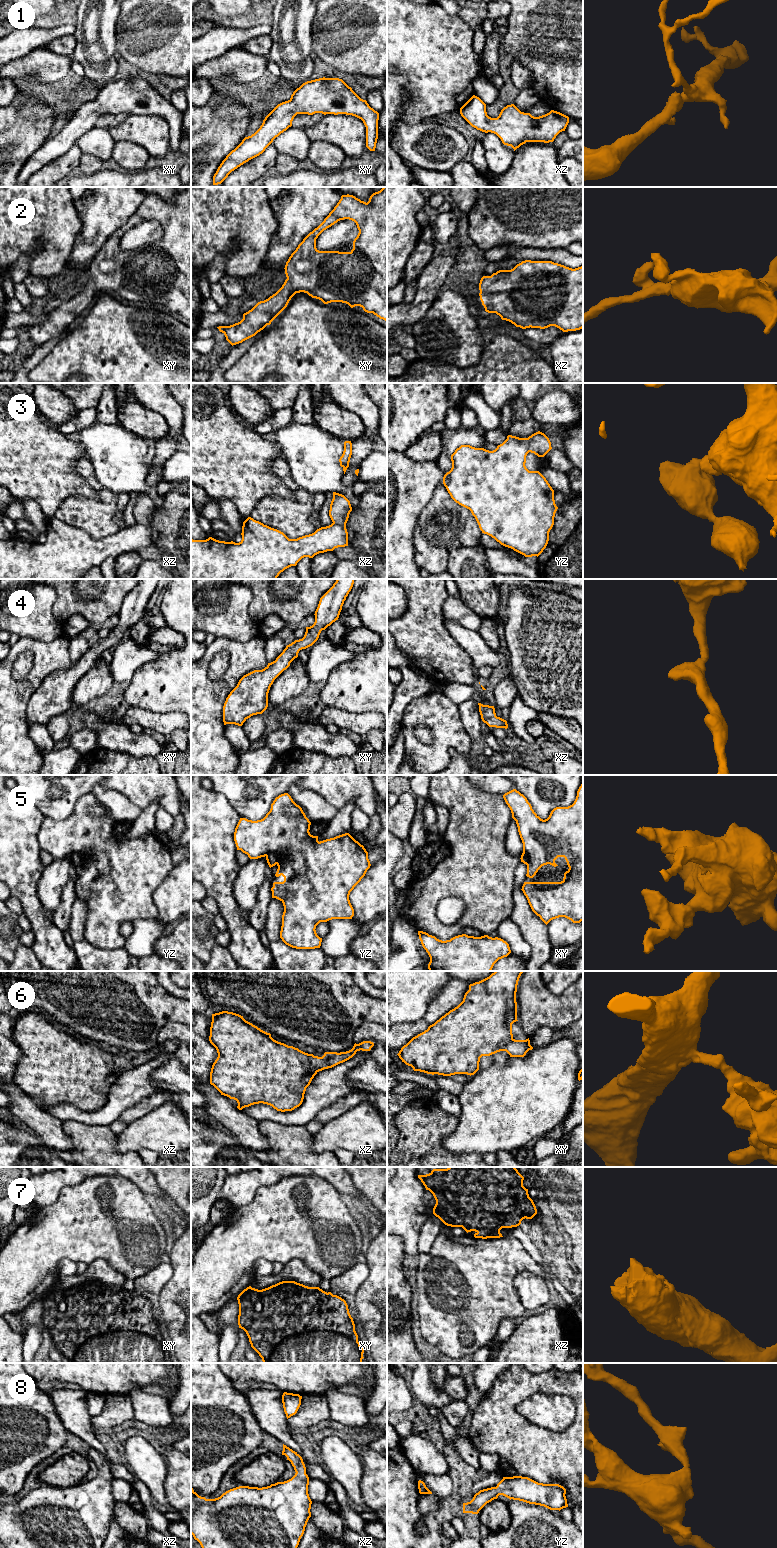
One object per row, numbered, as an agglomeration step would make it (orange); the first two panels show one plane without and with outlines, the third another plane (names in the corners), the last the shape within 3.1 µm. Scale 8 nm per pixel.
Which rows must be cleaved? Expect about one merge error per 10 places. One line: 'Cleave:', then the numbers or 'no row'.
Cleave: 3, 5

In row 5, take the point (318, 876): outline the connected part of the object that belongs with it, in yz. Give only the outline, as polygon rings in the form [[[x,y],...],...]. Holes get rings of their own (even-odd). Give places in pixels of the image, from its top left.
[[[288,793],[275,798],[270,811],[257,821],[240,818],[234,832],[237,850],[250,859],[258,859],[269,854],[279,857],[276,877],[283,876],[283,882],[274,882],[272,898],[283,903],[280,938],[296,949],[320,948],[322,938],[316,933],[320,922],[332,919],[352,919],[354,909],[349,895],[365,876],[371,864],[368,852],[349,833],[318,841],[318,836],[310,834],[311,822],[302,808]]]

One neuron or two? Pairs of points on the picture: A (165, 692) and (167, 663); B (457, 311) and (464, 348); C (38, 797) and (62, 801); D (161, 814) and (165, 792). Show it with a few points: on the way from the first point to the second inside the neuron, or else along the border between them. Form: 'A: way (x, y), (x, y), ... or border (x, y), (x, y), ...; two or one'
A: way (166, 685), (167, 670); one
B: way (457, 320), (457, 330), (463, 339); one
C: way (44, 797), (50, 802), (56, 801); one
D: border (159, 806), (173, 816); two

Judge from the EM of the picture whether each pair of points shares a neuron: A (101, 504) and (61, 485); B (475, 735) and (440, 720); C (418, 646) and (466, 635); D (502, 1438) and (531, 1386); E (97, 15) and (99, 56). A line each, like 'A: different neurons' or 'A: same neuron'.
A: different neurons
B: different neurons
C: different neurons
D: same neuron
E: same neuron

